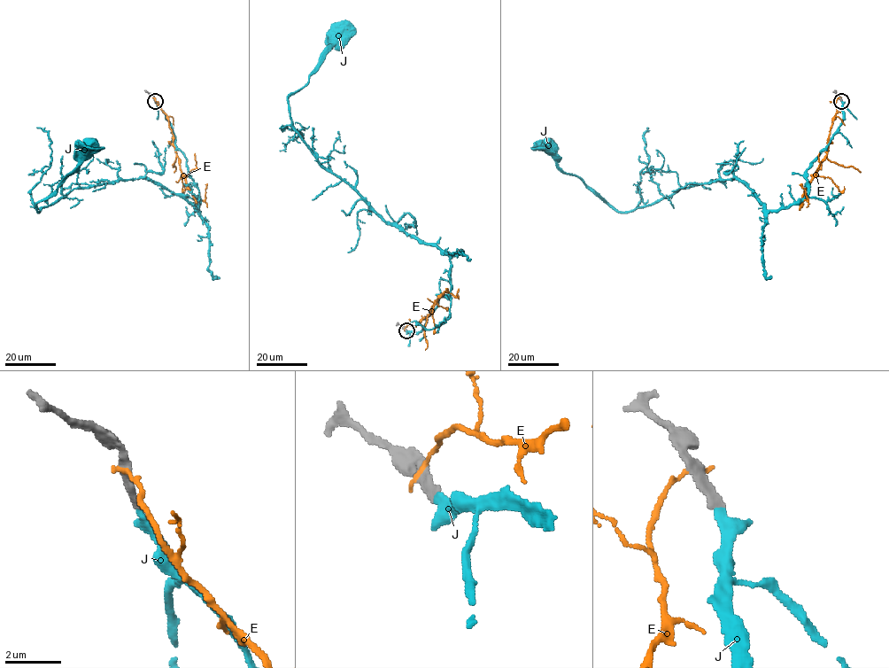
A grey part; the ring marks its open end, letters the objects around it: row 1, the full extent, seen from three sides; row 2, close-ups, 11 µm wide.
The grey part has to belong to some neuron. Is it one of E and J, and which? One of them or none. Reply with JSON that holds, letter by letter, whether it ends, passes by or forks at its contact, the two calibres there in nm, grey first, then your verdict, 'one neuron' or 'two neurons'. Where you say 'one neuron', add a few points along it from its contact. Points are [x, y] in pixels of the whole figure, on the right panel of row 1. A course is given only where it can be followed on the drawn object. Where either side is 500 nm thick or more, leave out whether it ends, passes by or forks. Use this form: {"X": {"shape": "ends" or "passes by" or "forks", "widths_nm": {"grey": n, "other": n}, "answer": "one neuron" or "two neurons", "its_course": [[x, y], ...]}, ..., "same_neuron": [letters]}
{"E": {"shape": "ends", "widths_nm": {"grey": 260, "other": 170}, "answer": "two neurons"}, "J": {"shape": "ends", "widths_nm": {"grey": 280, "other": 320}, "answer": "one neuron", "its_course": [[841, 101], [838, 130], [809, 163], [807, 194], [776, 210], [735, 178], [615, 211], [565, 173], [548, 146]]}, "same_neuron": ["J"]}

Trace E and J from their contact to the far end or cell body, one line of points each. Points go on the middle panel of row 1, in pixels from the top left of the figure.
E: (405, 329), (407, 325), (415, 325), (428, 316), (444, 291), (456, 297), (459, 290)
J: (405, 330), (450, 297), (449, 257), (389, 224), (290, 119), (288, 97), (339, 37)

